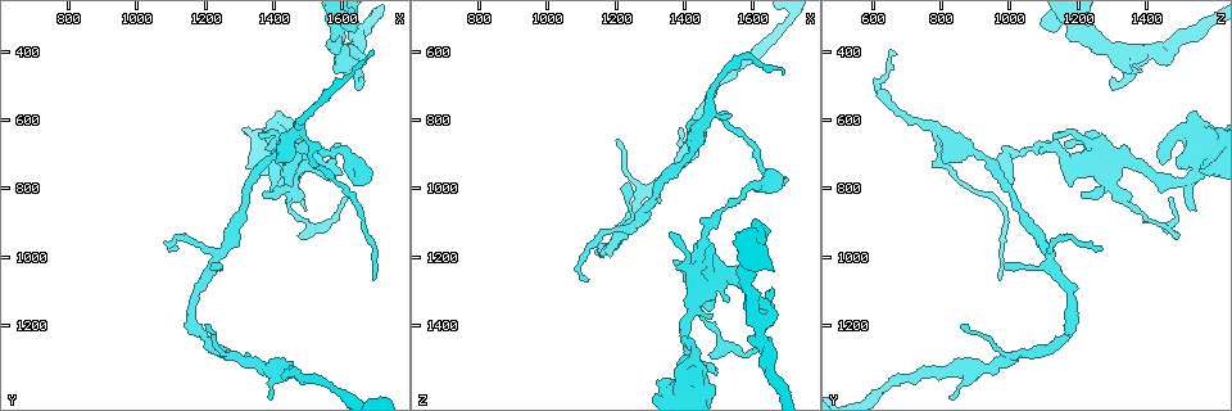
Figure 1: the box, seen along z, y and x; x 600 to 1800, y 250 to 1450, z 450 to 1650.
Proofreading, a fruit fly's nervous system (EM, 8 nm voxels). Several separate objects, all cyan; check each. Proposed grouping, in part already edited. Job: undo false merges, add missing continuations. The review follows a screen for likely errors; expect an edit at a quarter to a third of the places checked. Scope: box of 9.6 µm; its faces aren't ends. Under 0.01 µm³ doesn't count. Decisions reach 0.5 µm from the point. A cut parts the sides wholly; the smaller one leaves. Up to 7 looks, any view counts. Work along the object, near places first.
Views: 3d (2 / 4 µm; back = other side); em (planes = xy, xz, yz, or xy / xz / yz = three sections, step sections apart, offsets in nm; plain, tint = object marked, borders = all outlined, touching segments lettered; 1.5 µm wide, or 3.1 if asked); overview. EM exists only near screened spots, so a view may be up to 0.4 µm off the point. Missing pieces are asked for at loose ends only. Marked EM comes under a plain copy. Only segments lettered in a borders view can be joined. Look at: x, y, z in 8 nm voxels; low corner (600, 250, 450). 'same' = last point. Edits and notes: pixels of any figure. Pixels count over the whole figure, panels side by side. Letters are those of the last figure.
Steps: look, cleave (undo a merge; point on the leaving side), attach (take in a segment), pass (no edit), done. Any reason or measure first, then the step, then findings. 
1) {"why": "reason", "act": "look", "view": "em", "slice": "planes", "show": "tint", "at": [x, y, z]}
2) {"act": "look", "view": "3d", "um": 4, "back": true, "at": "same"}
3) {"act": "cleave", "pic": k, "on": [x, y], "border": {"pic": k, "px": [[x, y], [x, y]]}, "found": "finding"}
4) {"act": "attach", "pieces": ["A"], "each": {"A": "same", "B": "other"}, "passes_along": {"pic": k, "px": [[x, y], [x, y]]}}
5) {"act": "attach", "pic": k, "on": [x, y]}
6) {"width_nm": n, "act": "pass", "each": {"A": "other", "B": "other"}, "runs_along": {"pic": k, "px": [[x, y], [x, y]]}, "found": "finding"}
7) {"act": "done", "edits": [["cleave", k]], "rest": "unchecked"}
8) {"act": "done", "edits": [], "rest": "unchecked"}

{"why": "four or more arms meet", "act": "look", "view": "em", "slice": "xz", "step": 4, "show": "tint", "at": [1230, 990, 1120]}

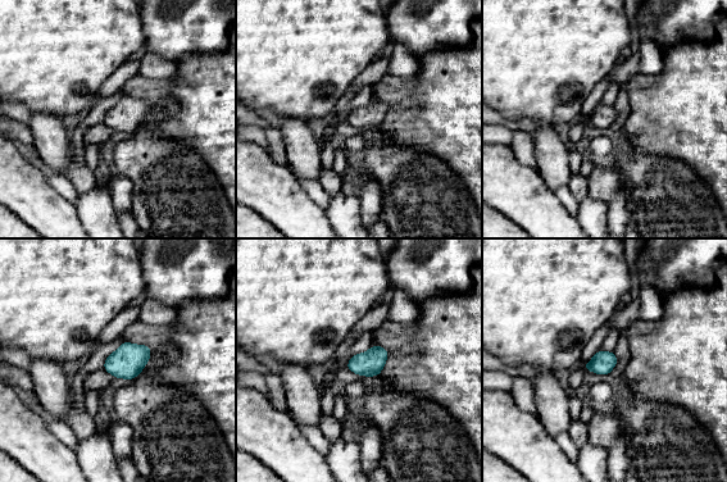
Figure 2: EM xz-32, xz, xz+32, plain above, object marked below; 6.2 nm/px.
{"why": "cut it another way", "act": "look", "view": "em", "slice": "planes", "show": "borders", "at": "same"}

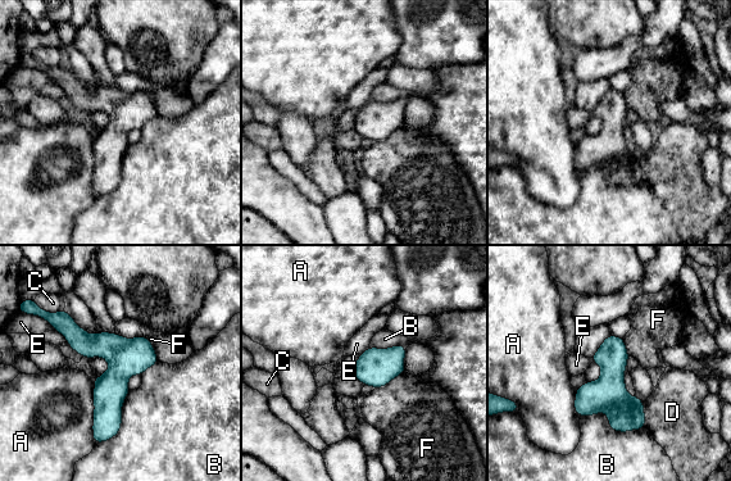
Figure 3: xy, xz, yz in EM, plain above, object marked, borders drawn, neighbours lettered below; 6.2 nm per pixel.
{"longest_contact_nm": ["B", 420], "act": "pass", "each": {"A": "other", "B": "other", "C": "other", "D": "other", "E": "other", "F": "other"}, "border": {"pic": 3, "px": [[580, 416], [644, 426]]}, "found": "continuous, no second neuron"}

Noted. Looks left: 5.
{"why": "abrupt turn", "act": "look", "view": "em", "slice": "xz", "step": 8, "show": "borders", "at": [1540, 910, 1470]}

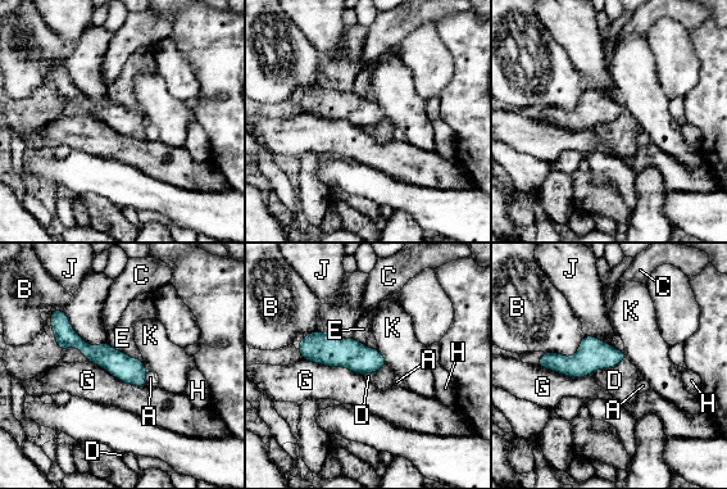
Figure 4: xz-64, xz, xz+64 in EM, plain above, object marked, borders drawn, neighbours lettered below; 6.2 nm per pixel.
{"width_nm": 160, "act": "pass", "each": {"A": "other", "B": "other", "C": "other", "D": "other", "E": "other", "G": "other", "H": "other", "J": "other", "K": "other"}, "border": {"pic": 4, "px": [[303, 358], [346, 366], [360, 375]]}, "found": "all the same neuron"}

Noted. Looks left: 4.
{"why": "branch stops here", "act": "look", "view": "3d", "um": 4, "at": [1610, 460, 1390]}

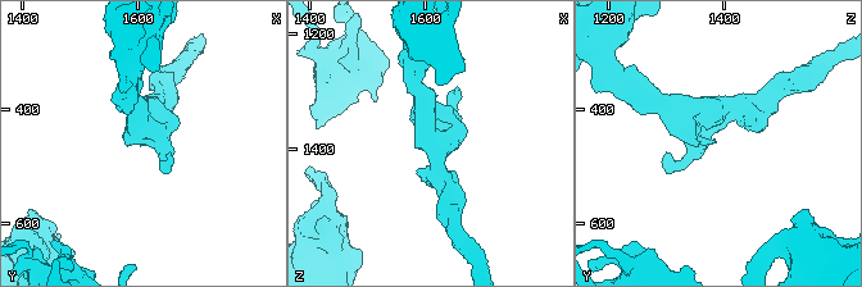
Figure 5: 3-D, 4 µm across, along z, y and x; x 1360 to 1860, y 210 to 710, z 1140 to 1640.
{"why": "shape alone is not enough", "act": "look", "view": "em", "slice": "xz", "step": 8, "show": "tint", "at": [1605, 460, 1385]}

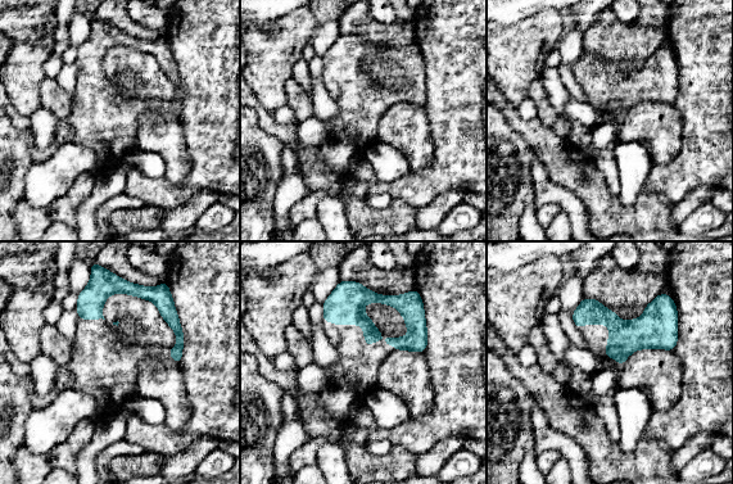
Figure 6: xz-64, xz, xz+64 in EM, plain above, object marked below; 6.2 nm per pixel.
{"why": "another direction", "act": "look", "view": "em", "slice": "planes", "show": "borders", "at": "same"}

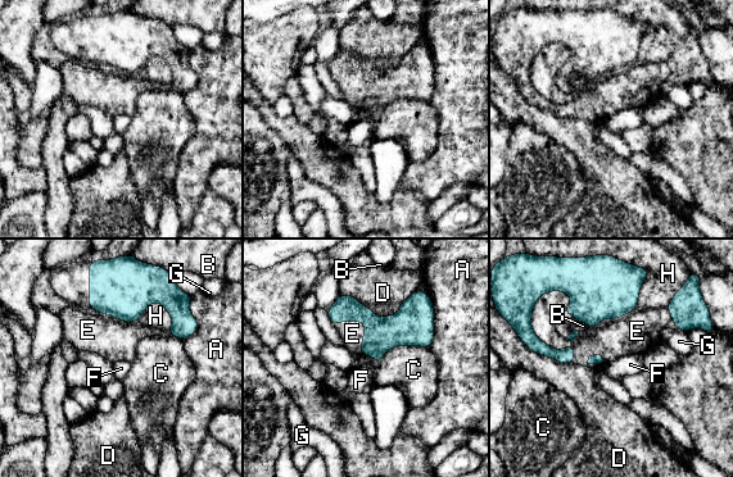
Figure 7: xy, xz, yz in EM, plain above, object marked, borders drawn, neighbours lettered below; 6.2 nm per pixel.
{"longest_contact_nm": ["D", 480], "act": "attach", "pieces": ["E"], "each": {"A": "other", "B": "other", "C": "other", "D": "other", "E": "same", "F": "other", "G": "other", "H": "other"}, "passes_along": {"pic": 7, "px": [[403, 328], [365, 334], [352, 334]]}, "found": "the neuron continues"}

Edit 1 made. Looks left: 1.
{"act": "done", "edits": [["attach", 7]], "rest": "unchecked"}

